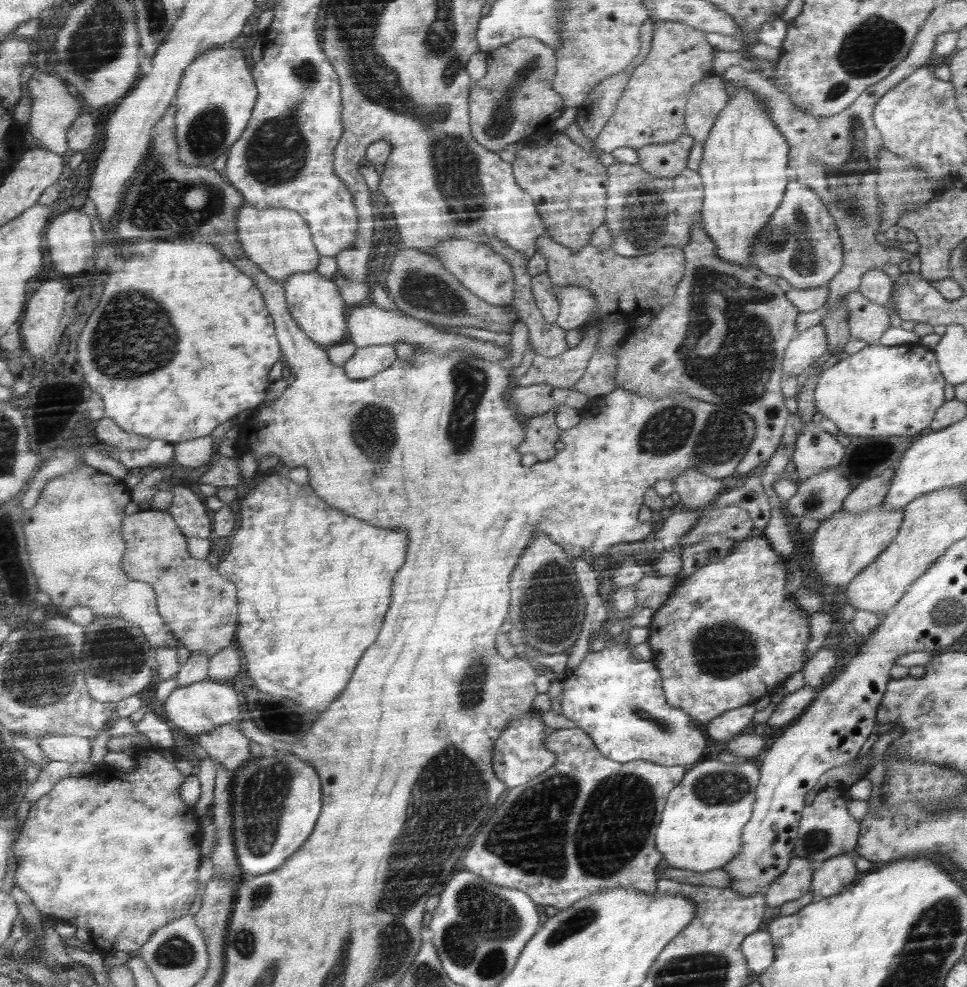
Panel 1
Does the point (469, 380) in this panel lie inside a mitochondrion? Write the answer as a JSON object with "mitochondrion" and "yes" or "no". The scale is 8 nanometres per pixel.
{"mitochondrion":"yes"}

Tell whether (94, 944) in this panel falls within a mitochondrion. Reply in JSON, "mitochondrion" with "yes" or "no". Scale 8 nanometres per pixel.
{"mitochondrion":"no"}

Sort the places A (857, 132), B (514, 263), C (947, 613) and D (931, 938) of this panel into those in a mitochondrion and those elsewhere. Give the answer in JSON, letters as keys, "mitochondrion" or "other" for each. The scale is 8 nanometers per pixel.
{"A":"mitochondrion","B":"other","C":"mitochondrion","D":"mitochondrion"}

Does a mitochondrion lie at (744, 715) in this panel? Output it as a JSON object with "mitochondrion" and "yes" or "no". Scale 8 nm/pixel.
{"mitochondrion":"no"}

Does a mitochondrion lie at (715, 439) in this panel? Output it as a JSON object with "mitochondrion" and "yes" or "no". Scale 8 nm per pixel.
{"mitochondrion":"yes"}

